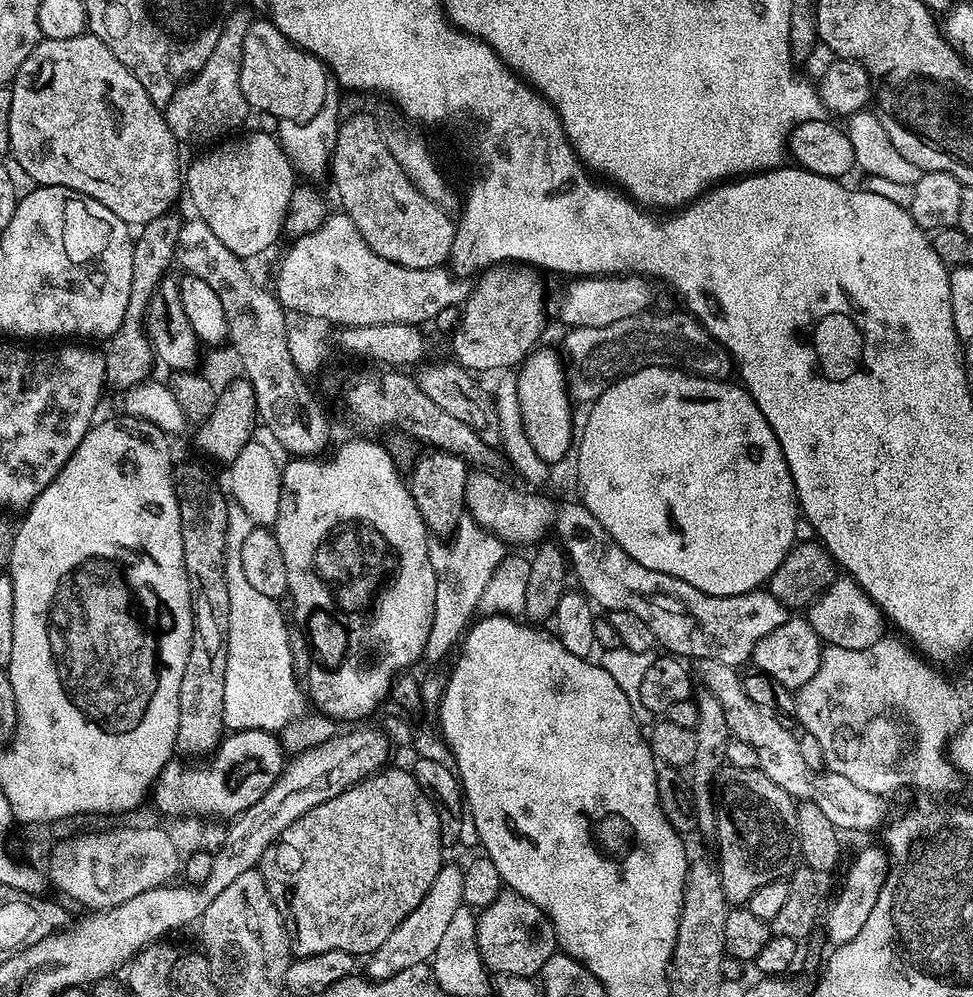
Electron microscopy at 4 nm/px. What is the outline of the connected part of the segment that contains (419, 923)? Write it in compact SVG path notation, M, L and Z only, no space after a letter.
M445 863L438 870L438 878L434 878L422 902L418 902L418 906L414 906L414 910L410 910L410 914L406 914L404 921L396 927L394 934L390 934L390 938L386 938L386 942L382 942L382 946L378 946L378 950L367 957L367 979L385 980L398 970L406 970L409 966L427 964L431 961L435 950L441 944L445 929L448 929L449 921L453 919L454 912L464 904L463 874L464 869L460 864Z

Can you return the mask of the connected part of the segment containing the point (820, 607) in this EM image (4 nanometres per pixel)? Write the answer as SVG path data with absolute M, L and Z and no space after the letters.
M847 574L837 575L831 586L810 605L806 616L821 641L833 648L866 650L866 646L874 646L874 642L886 636L886 621L880 608L861 590L858 582L854 582Z

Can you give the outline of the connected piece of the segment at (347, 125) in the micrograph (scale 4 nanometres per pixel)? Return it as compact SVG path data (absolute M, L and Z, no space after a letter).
M352 116L341 123L337 130L337 138L330 144L330 174L332 172L332 180L336 183L336 192L340 195L339 207L345 216L350 218L350 222L354 222L354 226L358 226L358 234L362 234L362 238L366 238L366 246L370 246L370 250L374 250L374 254L378 254L382 258L386 258L386 262L394 262L398 266L406 266L407 268L439 268L451 257L452 247L454 246L454 238L456 237L456 224L443 211L441 205L434 203L430 198L426 198L414 186L414 182L406 174L406 170L402 170L402 166L398 164L398 158L392 156L392 151L388 149L388 142L385 133L380 133L380 128L376 125L376 120L372 116Z

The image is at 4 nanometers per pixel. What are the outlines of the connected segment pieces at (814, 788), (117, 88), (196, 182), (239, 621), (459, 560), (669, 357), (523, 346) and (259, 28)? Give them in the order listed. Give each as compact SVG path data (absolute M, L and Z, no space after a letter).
M701 660L698 667L700 680L704 683L701 685L715 694L726 714L729 733L735 739L746 742L754 746L754 750L758 750L760 771L774 782L778 782L778 786L782 786L782 790L786 790L786 794L790 794L793 801L814 802L814 806L818 806L818 810L822 810L822 814L826 814L826 818L834 822L837 830L853 828L858 832L872 828L883 820L884 804L880 801L883 799L877 793L862 786L854 786L854 782L850 782L846 774L817 770L803 760L797 733L792 728L782 726L776 719L770 718L770 714L766 714L758 705L750 702L741 673L737 669L713 660Z
M83 34L74 38L62 38L61 40L41 39L36 48L28 55L26 62L16 71L15 76L10 81L12 97L10 98L10 156L22 166L26 174L36 186L62 186L74 190L83 196L94 198L94 202L102 202L106 210L118 214L122 222L130 226L142 226L162 214L173 211L175 202L182 196L182 164L180 168L180 156L176 153L178 142L166 122L163 111L150 102L150 94L142 90L142 82L134 78L134 74L104 44L97 36Z
M255 130L249 133L209 147L186 168L186 196L196 207L195 215L214 230L226 250L241 258L262 255L282 236L291 192L298 185L298 172L277 137Z
M235 502L229 503L228 513L226 514L226 591L230 594L230 622L228 623L228 649L226 650L226 691L222 693L222 718L224 719L225 729L233 732L241 732L242 730L250 730L251 728L261 728L264 732L277 733L279 730L293 721L299 721L305 715L304 704L306 708L306 692L296 681L296 660L292 657L292 640L288 637L288 624L284 621L284 616L280 613L280 608L275 599L261 594L260 591L254 590L254 587L245 577L244 567L242 567L241 551L245 539L249 537L253 522L249 514L243 510L242 506Z
M469 516L461 517L449 540L436 540L429 545L428 557L435 576L435 594L430 633L424 646L423 657L426 660L436 662L442 659L452 646L454 648L457 645L469 625L468 617L473 614L474 610L479 609L481 596L485 593L487 583L490 582L494 570L503 562L507 554L508 550L504 542L497 539L492 532L486 531Z
M641 312L634 318L622 318L611 326L573 328L565 331L563 359L566 361L567 387L571 399L591 405L614 382L643 368L678 368L694 376L724 380L734 372L728 351L700 325L691 314L680 312Z
M500 266L485 271L479 277L481 280L469 291L459 323L450 336L451 359L461 368L473 374L494 370L498 366L516 368L541 343L544 288L531 275L535 276L531 271L516 266Z
M256 18L251 21L246 30L246 38L242 42L242 62L240 63L240 85L242 86L242 94L246 98L249 109L256 112L265 112L266 114L274 114L277 121L284 119L292 119L296 123L305 123L306 121L314 118L318 114L318 110L321 110L323 106L323 100L326 98L327 88L330 85L330 73L326 65L319 60L317 56L313 56L312 53L304 51L303 48L299 48L298 45L290 43L288 39L283 36L273 25L271 20L267 18Z

